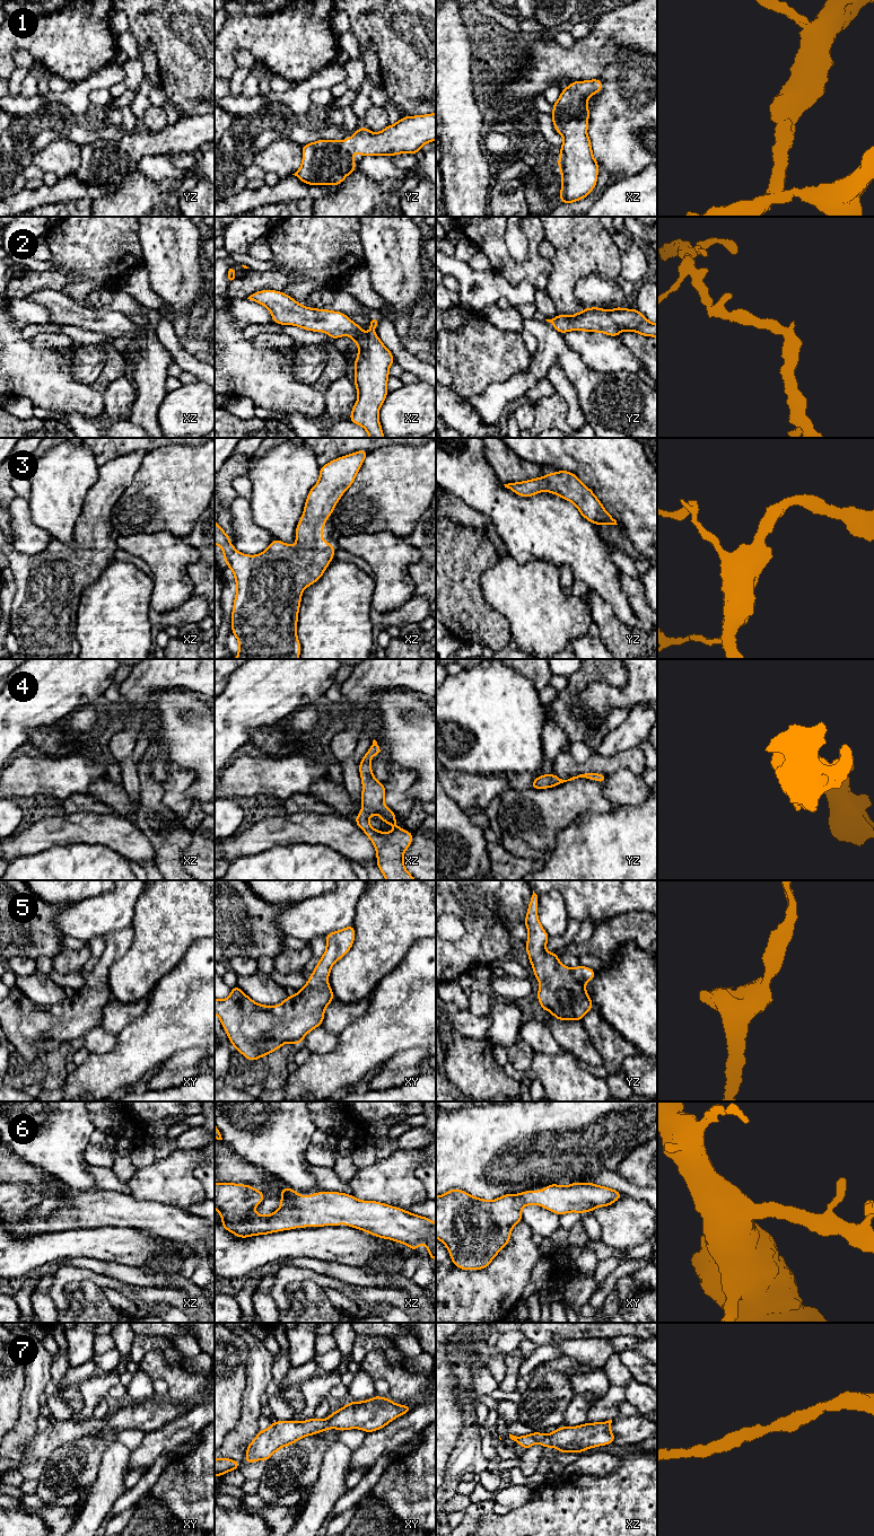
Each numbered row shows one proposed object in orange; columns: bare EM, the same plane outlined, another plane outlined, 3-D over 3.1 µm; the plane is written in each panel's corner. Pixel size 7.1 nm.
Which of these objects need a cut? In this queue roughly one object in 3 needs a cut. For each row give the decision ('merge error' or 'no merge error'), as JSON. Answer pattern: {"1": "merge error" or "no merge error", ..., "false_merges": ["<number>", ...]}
{"1": "no merge error", "2": "no merge error", "3": "no merge error", "4": "no merge error", "5": "no merge error", "6": "no merge error", "7": "no merge error", "false_merges": []}

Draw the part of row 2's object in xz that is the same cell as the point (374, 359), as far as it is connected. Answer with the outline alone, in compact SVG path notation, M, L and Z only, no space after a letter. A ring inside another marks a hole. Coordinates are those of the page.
M256 291L247 299L266 307L271 311L273 323L295 325L306 331L324 332L332 340L350 335L359 349L355 360L353 380L358 400L349 420L361 425L369 438L385 438L378 412L388 394L388 369L395 360L391 351L373 332L377 328L379 319L370 318L370 331L364 334L362 326L353 323L343 313L305 307L280 291Z

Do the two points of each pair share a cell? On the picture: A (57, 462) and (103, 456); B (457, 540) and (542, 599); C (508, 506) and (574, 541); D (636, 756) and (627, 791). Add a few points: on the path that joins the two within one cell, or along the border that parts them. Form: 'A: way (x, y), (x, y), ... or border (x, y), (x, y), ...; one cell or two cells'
A: border (88, 449), (98, 466); two cells
B: border (499, 556), (491, 567), (481, 573), (480, 587); two cells
C: way (524, 521), (530, 527), (547, 527), (558, 534); one cell
D: border (608, 774), (620, 769), (629, 769), (639, 777); two cells

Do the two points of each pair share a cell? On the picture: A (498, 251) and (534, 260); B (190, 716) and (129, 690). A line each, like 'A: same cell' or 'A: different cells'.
A: same cell
B: different cells

